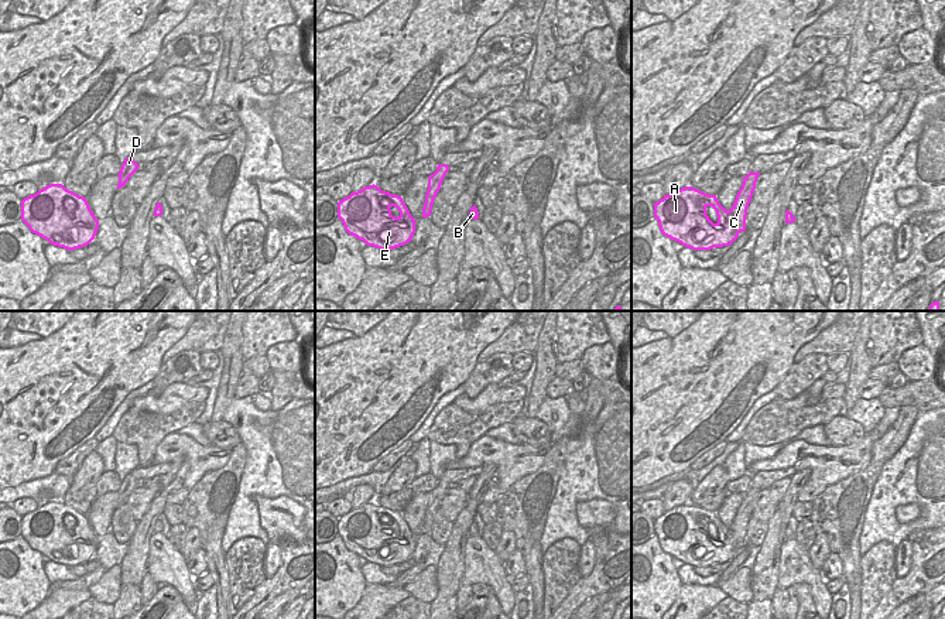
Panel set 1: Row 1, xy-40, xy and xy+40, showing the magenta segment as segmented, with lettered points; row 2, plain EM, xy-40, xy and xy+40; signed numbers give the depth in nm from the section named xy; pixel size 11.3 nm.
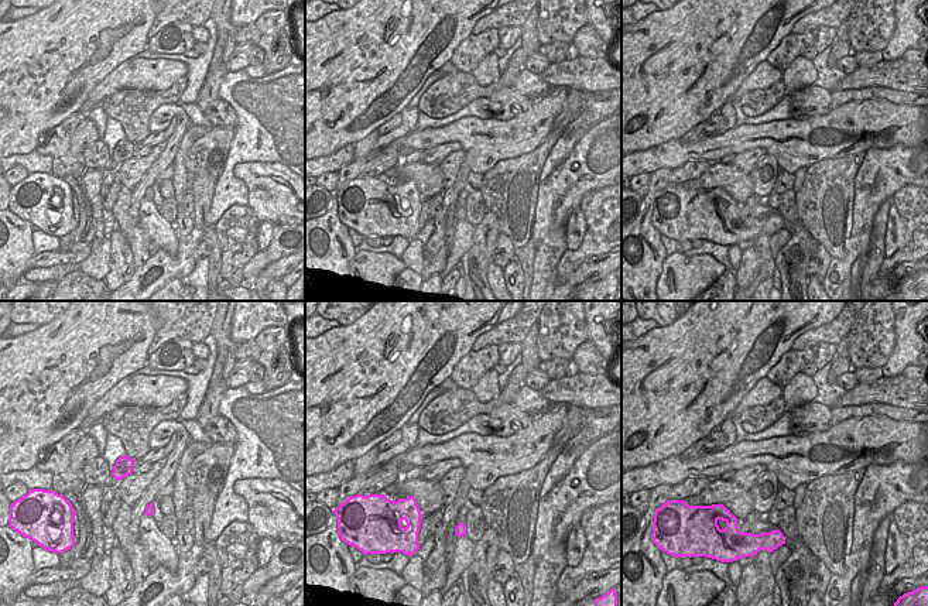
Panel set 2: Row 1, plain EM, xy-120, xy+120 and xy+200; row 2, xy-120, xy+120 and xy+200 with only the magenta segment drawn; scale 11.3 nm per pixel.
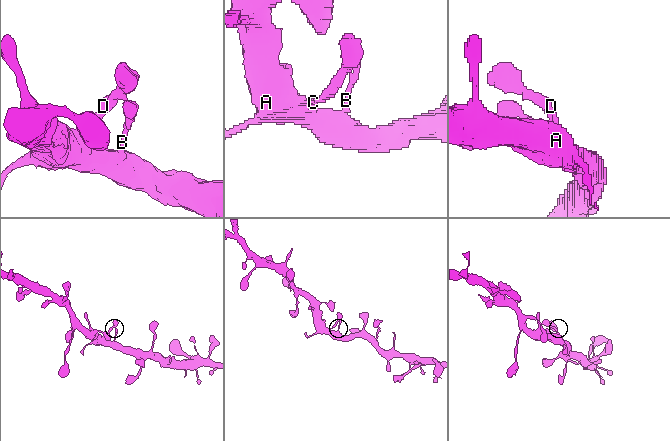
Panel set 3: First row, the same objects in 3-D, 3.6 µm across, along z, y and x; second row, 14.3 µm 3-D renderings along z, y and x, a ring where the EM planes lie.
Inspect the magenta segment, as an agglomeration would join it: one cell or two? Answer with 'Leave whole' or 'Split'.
Leave whole.

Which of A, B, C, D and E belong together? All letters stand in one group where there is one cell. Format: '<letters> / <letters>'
A B C D E

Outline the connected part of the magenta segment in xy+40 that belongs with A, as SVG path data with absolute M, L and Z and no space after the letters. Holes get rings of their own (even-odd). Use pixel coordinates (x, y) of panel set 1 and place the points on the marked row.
M750 171L743 177L742 188L729 211L719 204L716 195L705 194L692 187L685 187L664 195L662 199L654 204L654 218L658 220L661 233L692 250L711 250L713 247L730 246L739 237L739 233L746 230L747 208L759 175L760 172ZM708 206L716 211L716 223L706 215Z

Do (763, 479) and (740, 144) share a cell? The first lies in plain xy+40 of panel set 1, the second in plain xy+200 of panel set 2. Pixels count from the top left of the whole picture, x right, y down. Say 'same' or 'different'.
different

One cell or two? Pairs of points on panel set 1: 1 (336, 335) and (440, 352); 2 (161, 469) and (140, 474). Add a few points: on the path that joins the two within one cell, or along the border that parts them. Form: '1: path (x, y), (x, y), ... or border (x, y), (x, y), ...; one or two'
1: border (356, 337), (329, 345); two
2: path (156, 469), (146, 472); one

